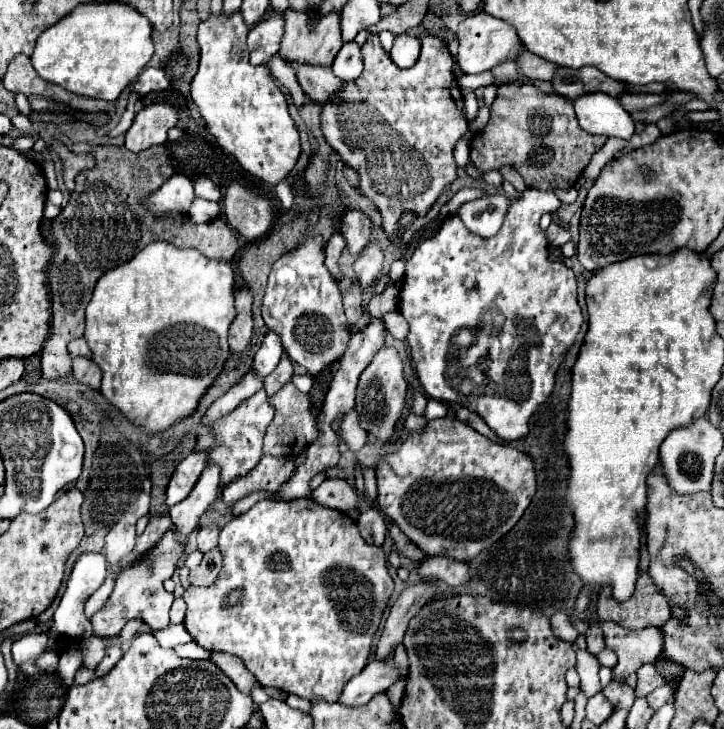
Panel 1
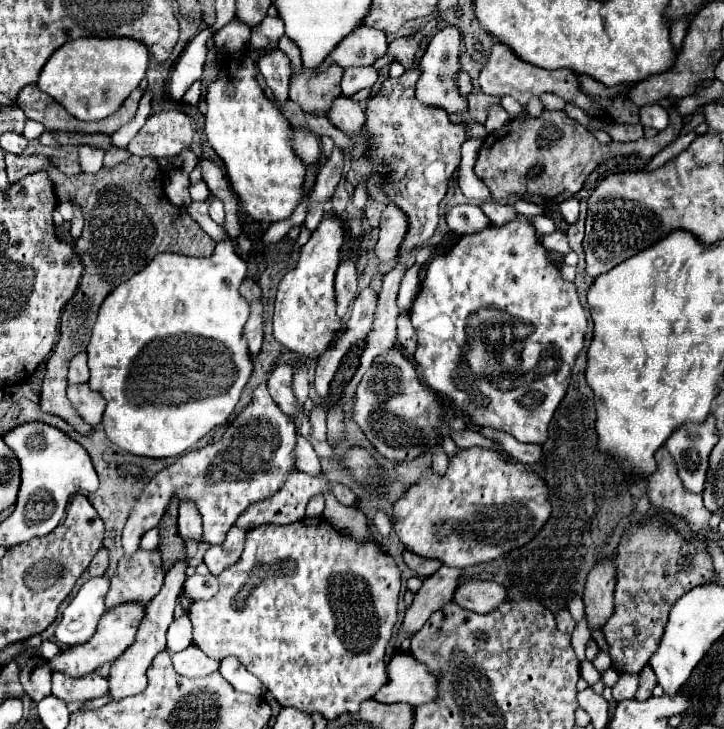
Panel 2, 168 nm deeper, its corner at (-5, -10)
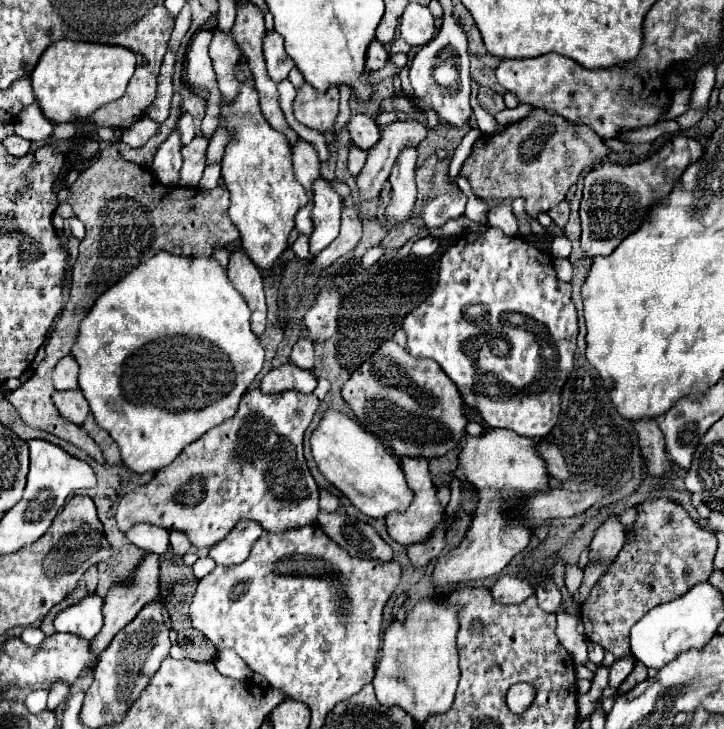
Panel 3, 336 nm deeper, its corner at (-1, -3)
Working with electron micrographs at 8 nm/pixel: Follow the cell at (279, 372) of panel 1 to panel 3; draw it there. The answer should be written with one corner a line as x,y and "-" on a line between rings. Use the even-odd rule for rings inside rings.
291,362
269,370
261,378
261,390
265,394
275,394
275,392
291,390
291,388
295,388
303,394
309,394
315,390
315,386
317,386
317,378
311,372
305,372

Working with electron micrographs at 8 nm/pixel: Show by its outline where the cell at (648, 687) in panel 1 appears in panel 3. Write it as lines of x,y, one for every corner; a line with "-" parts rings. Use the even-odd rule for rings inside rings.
637,662
635,664
635,668
633,668
633,672
623,680
623,684
617,688
617,694
625,694
625,692
629,692
635,684
639,684
639,682
643,682
647,678
647,668
641,664
641,662

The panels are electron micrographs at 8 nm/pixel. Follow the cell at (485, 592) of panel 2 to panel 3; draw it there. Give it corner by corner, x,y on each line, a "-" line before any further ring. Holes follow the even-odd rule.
503,576
501,580
495,582
495,586
491,588
491,594
499,604
521,604
523,600
535,594
535,588
527,580
521,580
515,576

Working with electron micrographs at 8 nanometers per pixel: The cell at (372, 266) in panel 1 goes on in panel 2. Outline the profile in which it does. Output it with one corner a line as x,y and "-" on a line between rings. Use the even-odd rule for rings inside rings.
387,205
387,209
381,215
379,241
375,245
375,255
379,257
381,263
387,263
397,257
397,249
399,243
403,241
405,229
407,229
405,215
395,205

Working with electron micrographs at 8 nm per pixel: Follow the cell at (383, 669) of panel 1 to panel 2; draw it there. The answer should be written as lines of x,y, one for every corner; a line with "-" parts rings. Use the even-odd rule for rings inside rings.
397,653
387,665
387,683
373,695
379,703
409,703
419,707
435,697
435,683
439,677
427,671
409,653

